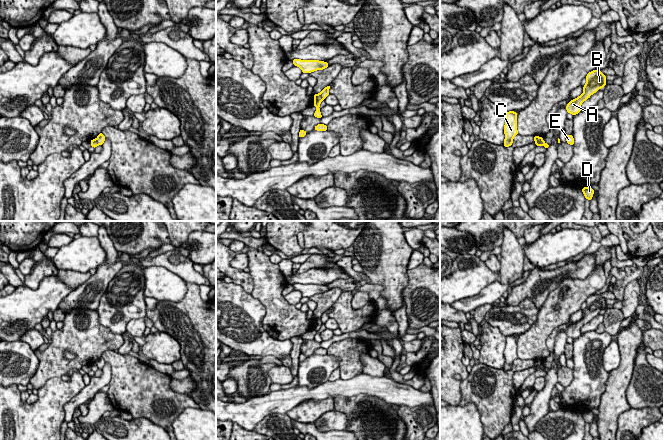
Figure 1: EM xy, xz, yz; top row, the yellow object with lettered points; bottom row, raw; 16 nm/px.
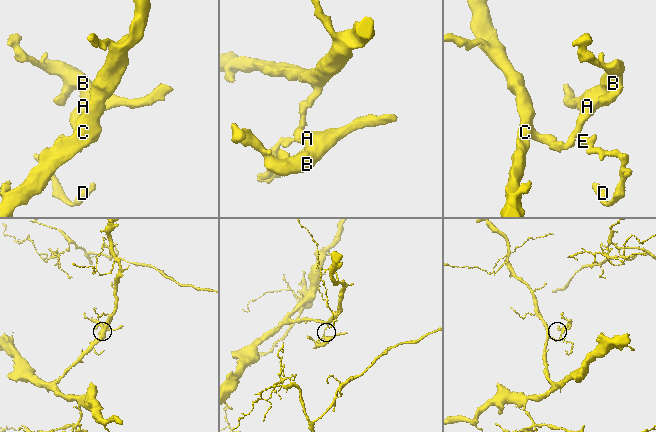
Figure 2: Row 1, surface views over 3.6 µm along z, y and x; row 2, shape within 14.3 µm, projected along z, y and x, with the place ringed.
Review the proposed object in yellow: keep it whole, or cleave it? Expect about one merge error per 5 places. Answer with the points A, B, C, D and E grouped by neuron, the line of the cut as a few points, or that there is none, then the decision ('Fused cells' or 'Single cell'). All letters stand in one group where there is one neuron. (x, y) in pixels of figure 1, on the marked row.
Groups: A B D E / C. Split along xz (319, 93), (323, 99). Fused cells

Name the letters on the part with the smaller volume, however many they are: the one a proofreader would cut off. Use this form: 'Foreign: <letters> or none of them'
Foreign: A, B, D, E

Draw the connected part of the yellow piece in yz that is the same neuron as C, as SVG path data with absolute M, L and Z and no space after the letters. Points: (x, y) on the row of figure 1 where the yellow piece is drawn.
M514 111L506 112L504 133L505 133L504 146L509 147L513 143L513 138L518 134L516 112Z

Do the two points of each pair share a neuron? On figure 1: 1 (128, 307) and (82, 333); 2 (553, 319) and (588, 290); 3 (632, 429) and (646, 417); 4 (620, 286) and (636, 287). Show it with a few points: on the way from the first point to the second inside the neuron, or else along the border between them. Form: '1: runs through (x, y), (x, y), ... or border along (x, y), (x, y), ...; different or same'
1: border along (95, 310), (102, 325), (114, 333), (121, 334); different
2: runs through (562, 310), (579, 293); same
3: runs through (635, 426), (643, 418); same
4: border along (637, 278), (633, 279), (626, 286), (622, 301); different

